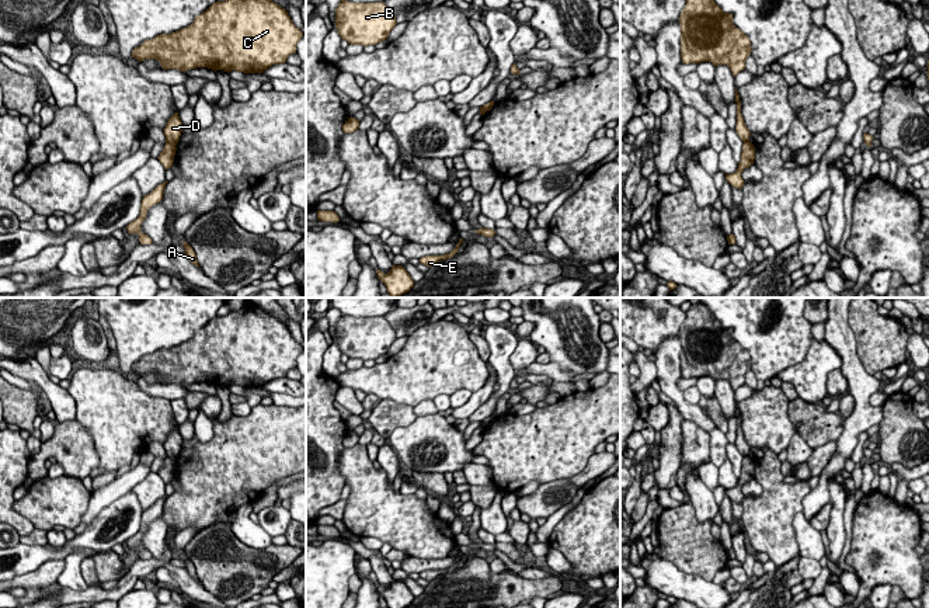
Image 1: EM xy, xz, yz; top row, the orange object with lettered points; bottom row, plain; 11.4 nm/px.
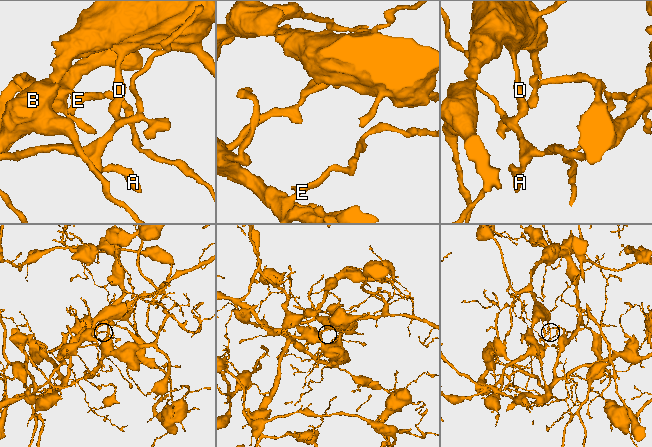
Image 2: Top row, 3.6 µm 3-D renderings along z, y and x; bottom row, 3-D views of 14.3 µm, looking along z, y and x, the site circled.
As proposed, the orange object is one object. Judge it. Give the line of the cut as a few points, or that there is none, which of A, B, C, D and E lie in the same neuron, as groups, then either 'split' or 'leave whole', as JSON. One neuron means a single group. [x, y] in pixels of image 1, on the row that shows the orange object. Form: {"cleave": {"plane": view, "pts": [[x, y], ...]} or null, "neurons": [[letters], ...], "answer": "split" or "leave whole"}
{"cleave": {"plane": "xy", "pts": [[166, 141], [174, 146]]}, "neurons": [["A", "E"], ["B", "C", "D"]], "answer": "split"}

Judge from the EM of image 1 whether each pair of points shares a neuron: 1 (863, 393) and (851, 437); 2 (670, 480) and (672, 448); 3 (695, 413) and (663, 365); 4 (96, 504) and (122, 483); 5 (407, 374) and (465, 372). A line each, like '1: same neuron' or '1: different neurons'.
1: same neuron
2: same neuron
3: same neuron
4: same neuron
5: same neuron

